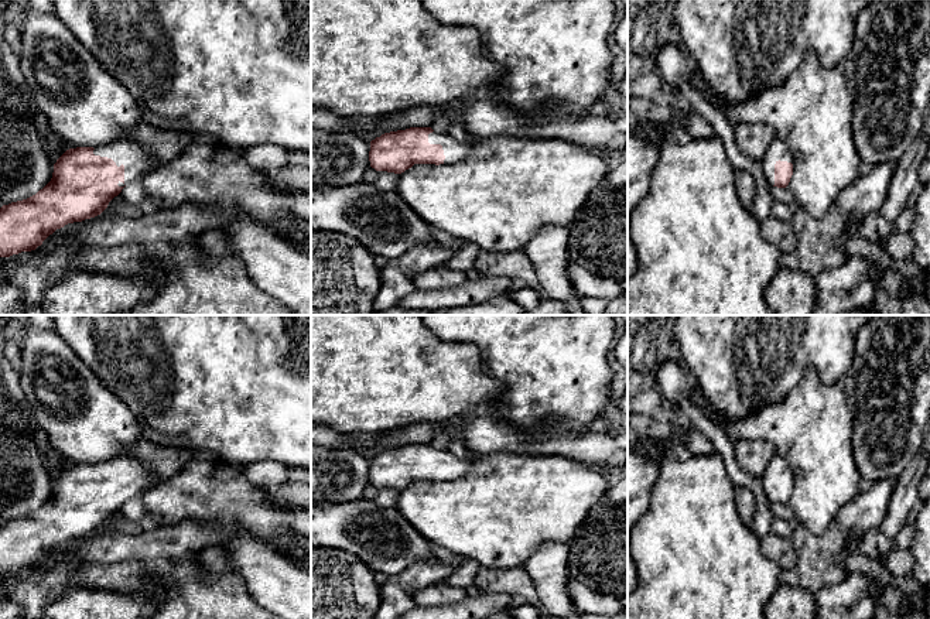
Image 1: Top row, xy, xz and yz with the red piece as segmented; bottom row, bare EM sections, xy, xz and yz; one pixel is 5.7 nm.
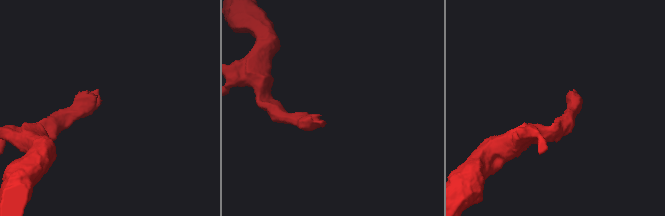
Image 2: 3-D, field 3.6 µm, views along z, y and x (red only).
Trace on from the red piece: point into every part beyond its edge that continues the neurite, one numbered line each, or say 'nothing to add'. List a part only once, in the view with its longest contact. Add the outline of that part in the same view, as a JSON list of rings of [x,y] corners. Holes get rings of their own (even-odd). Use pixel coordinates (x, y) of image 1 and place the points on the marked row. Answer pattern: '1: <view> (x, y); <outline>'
1: xy (132, 154); [[[120,138],[96,147],[93,154],[112,158],[117,167],[124,165],[124,181],[119,181],[119,187],[130,184],[140,174],[148,172],[160,165],[139,141],[131,138]]]

